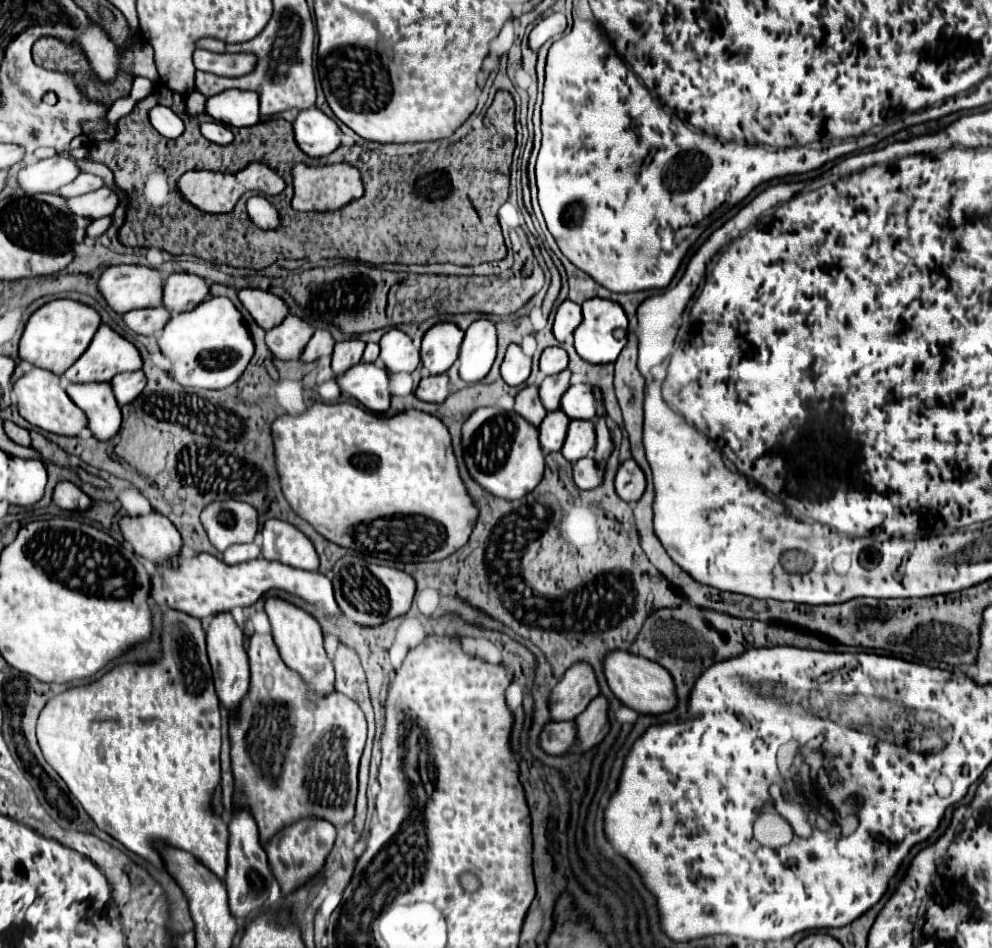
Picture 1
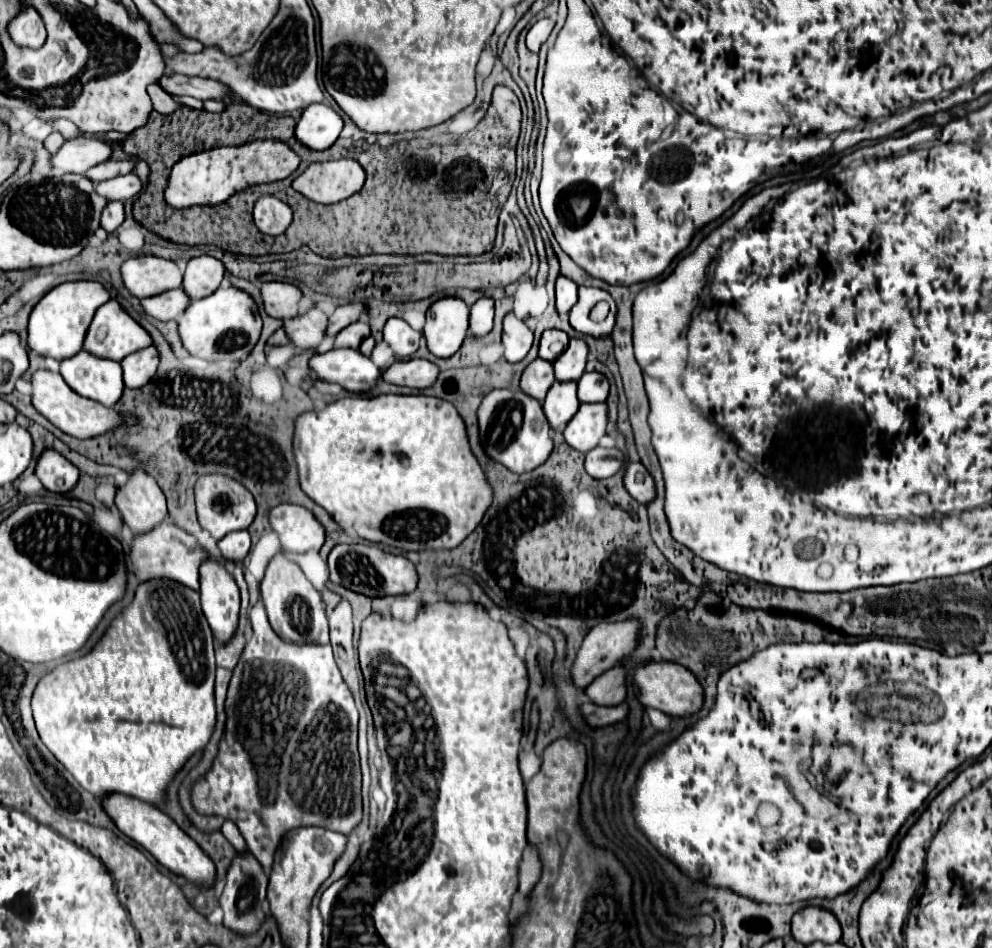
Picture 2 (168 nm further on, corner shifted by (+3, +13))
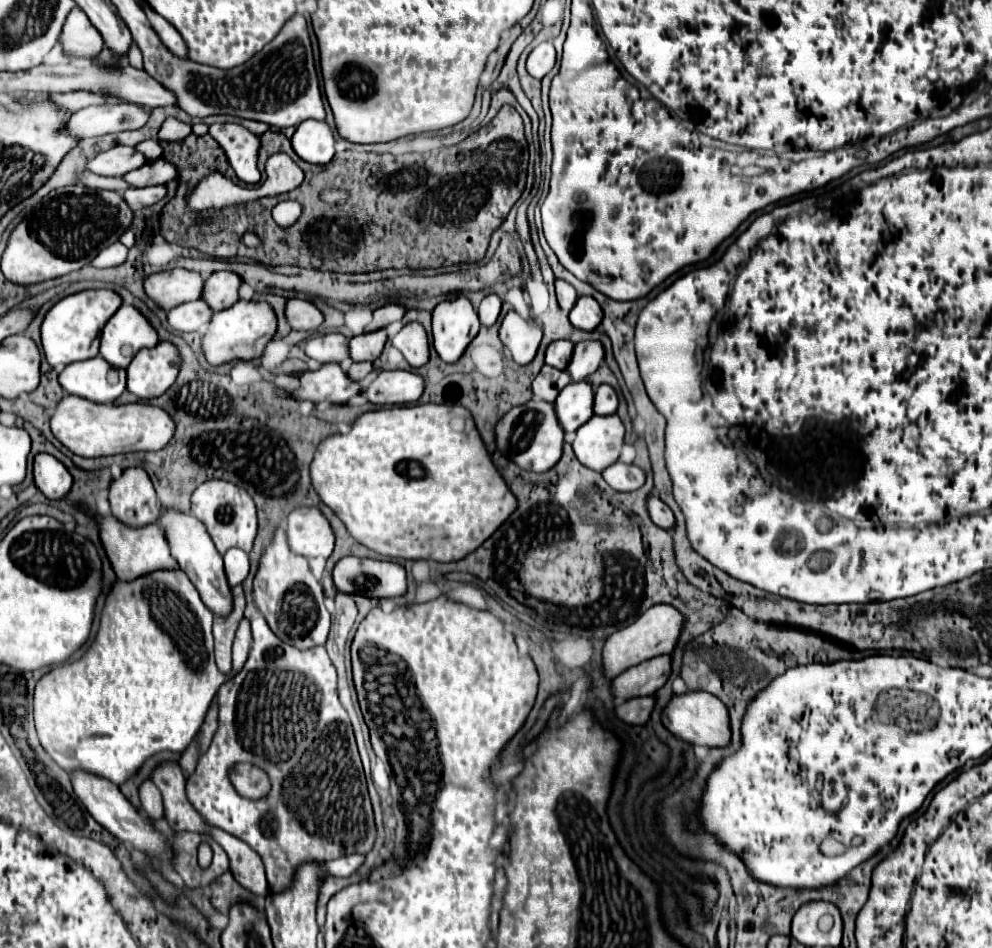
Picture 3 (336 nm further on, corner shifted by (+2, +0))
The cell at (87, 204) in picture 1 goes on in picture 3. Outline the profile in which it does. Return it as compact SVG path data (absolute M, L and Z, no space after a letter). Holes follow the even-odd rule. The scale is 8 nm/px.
M149 186L149 188L127 188L123 192L123 200L129 208L143 208L159 202L165 196L165 186Z

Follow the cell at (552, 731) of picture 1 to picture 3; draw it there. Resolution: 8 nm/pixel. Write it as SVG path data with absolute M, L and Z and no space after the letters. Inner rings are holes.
M645 696L645 698L633 698L633 700L627 700L623 704L619 704L615 708L615 716L625 722L625 724L631 724L631 726L641 726L649 720L651 716L651 710L653 710L653 698L651 696Z

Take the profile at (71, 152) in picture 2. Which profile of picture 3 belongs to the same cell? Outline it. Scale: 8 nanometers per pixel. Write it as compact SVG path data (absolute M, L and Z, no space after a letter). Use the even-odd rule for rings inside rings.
M113 146L87 162L87 170L99 176L123 176L145 164L145 156L129 146Z

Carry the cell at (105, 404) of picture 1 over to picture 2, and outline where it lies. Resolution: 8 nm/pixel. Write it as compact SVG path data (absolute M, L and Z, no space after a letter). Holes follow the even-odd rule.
M88 351L64 359L60 363L60 375L78 395L94 399L106 407L114 407L124 389L120 363L100 359Z

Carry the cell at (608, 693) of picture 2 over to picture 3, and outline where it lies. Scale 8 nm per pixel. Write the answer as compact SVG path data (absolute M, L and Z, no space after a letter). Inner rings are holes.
M657 656L647 662L641 662L625 670L611 682L611 694L613 698L623 698L623 700L649 696L667 682L669 670L671 670L669 656Z

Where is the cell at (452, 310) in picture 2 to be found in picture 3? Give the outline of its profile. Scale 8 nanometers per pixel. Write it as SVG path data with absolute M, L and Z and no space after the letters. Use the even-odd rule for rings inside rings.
M465 296L443 300L433 310L433 346L443 362L457 362L477 332L479 318Z

